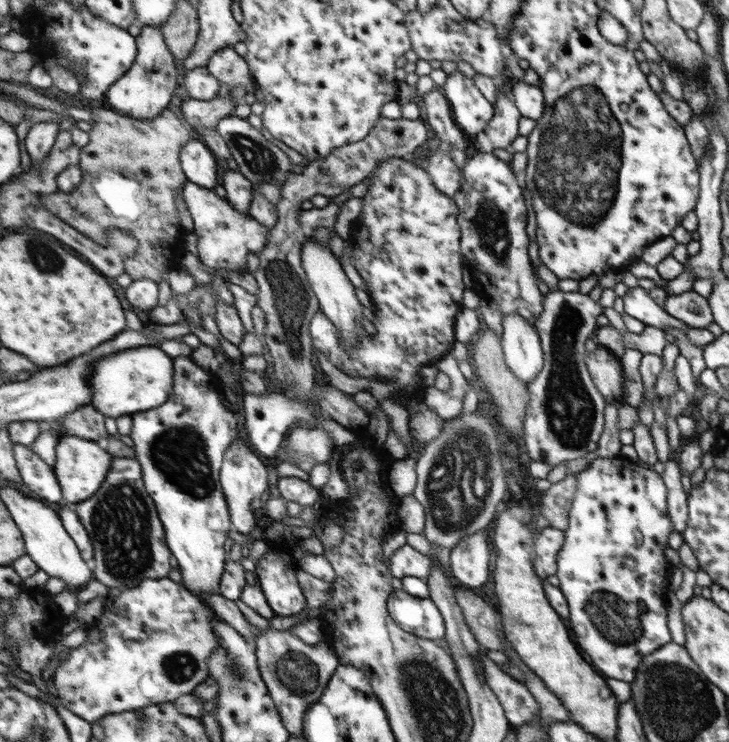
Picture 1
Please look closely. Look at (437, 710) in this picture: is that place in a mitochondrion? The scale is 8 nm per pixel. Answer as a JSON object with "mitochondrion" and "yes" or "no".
{"mitochondrion":"yes"}

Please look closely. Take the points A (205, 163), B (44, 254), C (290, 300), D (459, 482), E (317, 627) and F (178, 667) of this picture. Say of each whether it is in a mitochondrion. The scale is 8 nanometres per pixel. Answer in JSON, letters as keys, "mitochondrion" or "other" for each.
{"A":"other","B":"mitochondrion","C":"mitochondrion","D":"mitochondrion","E":"other","F":"mitochondrion"}

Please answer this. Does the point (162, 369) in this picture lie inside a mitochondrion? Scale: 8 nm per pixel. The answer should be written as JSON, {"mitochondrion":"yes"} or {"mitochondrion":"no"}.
{"mitochondrion":"no"}

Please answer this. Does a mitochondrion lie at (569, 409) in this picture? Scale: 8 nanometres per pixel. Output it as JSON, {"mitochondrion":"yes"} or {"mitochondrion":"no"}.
{"mitochondrion":"yes"}

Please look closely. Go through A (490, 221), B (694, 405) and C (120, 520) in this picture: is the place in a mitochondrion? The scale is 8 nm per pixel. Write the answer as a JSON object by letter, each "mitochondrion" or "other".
{"A":"mitochondrion","B":"other","C":"mitochondrion"}

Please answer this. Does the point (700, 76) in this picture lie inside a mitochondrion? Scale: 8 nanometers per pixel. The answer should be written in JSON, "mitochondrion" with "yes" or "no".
{"mitochondrion":"no"}

